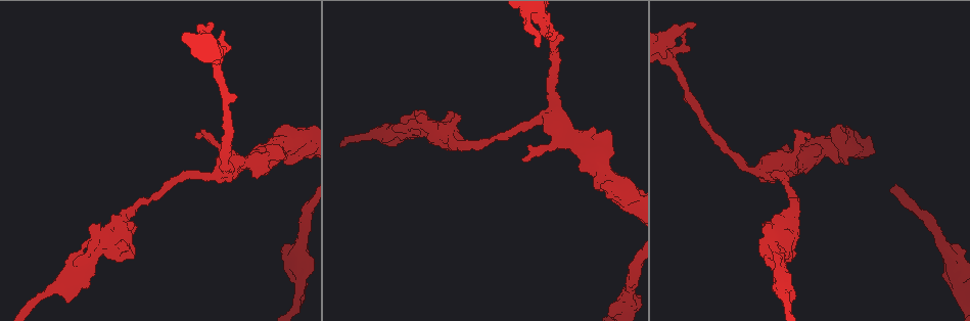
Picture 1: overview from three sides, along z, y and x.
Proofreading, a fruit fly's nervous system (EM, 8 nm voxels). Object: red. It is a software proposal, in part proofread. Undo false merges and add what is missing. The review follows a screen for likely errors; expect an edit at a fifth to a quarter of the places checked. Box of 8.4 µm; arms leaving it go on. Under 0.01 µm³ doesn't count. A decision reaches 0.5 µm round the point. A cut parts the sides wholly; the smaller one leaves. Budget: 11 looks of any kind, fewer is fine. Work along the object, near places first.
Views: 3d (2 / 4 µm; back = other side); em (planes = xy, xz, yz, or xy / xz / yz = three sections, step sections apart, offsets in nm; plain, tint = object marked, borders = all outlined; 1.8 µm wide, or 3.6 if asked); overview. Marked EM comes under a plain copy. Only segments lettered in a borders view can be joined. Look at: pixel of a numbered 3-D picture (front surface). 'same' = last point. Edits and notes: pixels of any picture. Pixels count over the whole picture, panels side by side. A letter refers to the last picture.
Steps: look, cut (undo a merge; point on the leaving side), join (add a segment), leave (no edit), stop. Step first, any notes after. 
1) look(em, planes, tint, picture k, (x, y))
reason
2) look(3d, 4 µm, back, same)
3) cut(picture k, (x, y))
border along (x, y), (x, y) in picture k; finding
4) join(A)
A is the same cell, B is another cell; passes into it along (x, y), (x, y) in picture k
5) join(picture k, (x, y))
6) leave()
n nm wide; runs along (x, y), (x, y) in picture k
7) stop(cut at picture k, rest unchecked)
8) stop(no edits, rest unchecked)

look(em, xy, step 16, tint, picture 1, (454, 114))
branch stops here

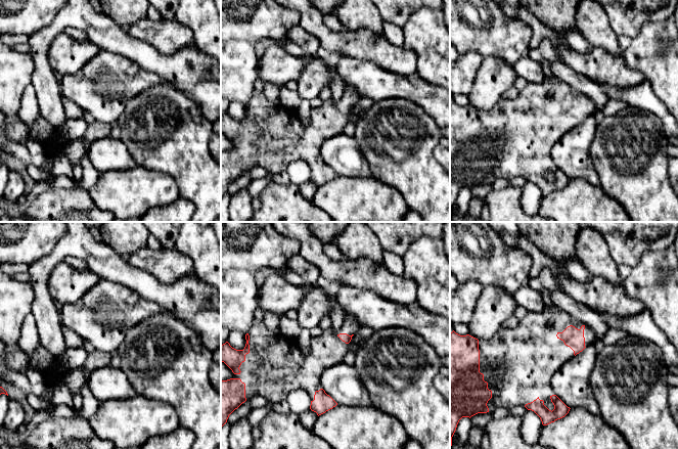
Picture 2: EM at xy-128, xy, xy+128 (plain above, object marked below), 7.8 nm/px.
look(em, xy, step 16, borders, same)
what lies round it

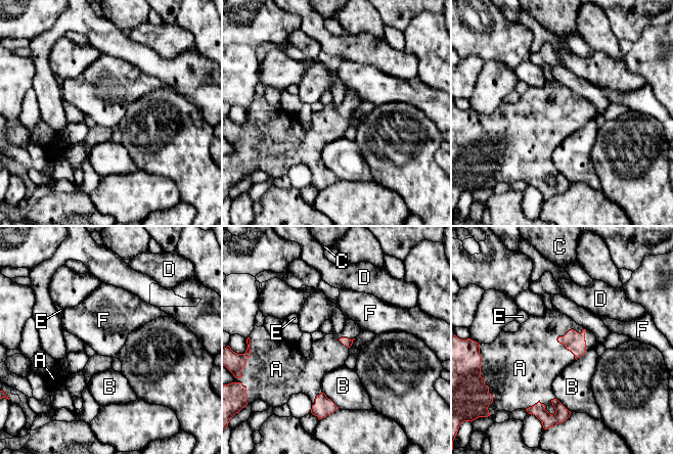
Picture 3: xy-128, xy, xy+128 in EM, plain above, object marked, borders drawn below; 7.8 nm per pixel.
join(A)
A is the same cell, B, C, D, E and F are other cells; passes into it along (573, 340), (559, 336), (533, 354) in picture 3; the neuron continues

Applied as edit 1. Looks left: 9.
look(overview)
see it whole again

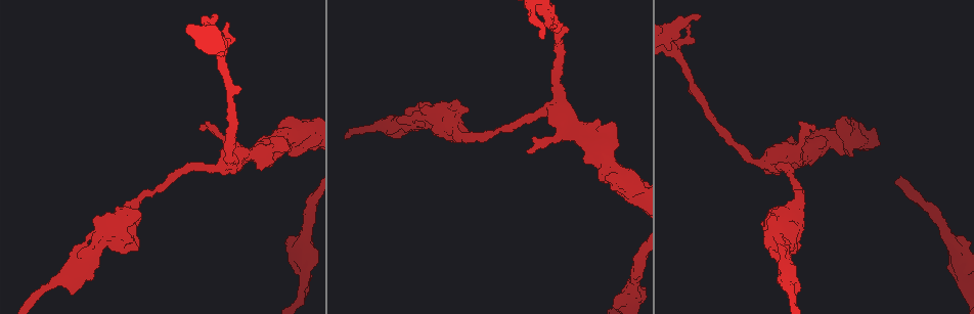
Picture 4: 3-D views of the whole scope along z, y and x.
look(3d, 4 µm, back, picture 4, (775, 156))

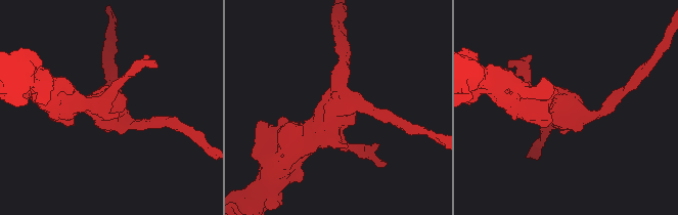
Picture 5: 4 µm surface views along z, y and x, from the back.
look(em, planes, borders, picture 5, (567, 109))
need the tissue

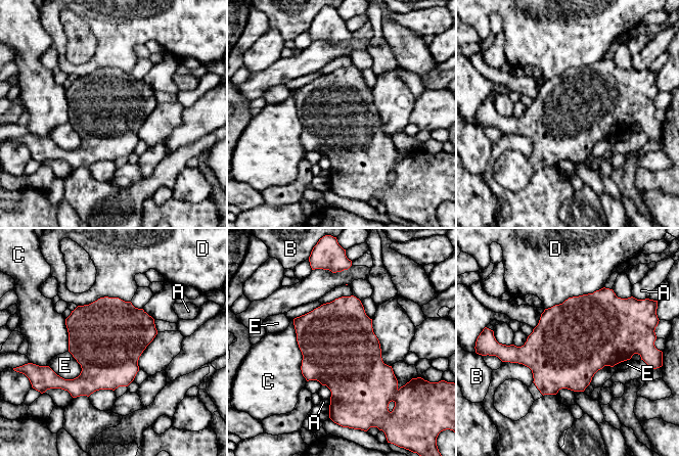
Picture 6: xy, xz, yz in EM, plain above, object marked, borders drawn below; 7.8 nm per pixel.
leave()
600 nm wide; A, B, C, D and E are other cells; border along (292, 319), (307, 380) in picture 6; all the same neuron

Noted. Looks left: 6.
look(em, planes, borders, picture 4, (395, 122))
arms part here

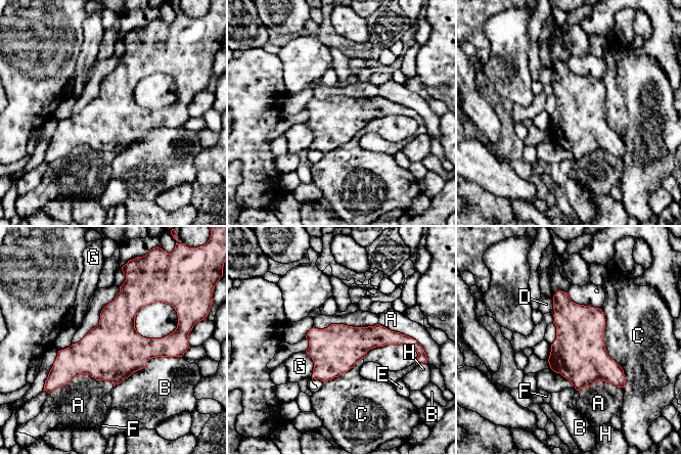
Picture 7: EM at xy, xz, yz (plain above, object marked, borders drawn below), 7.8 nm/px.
leave()
380 nm wide; A, B, C, D, E, F, G and H are other cells; continuous, no second neuron

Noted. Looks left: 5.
look(em, xy, step 16, borders, picture 4, (618, 294))
an open end

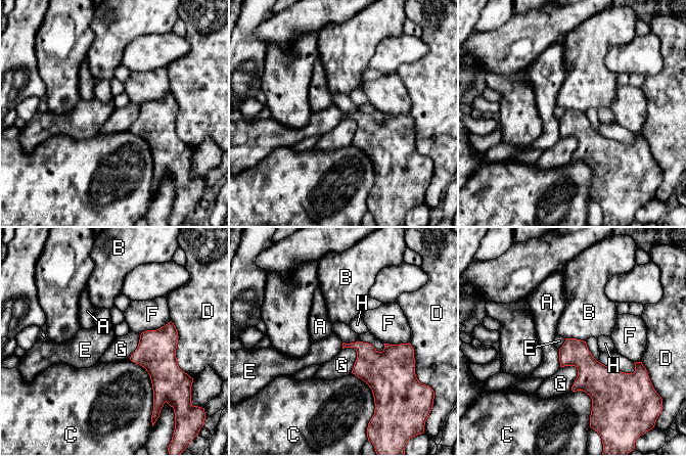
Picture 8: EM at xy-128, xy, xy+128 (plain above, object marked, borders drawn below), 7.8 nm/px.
leave()
A, B, C, D, E, F, G and H are other cells; border along (565, 338), (559, 349) in picture 8; no lettered segment goes on from it

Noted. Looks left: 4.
stop(join at picture 3, rest unchecked)

